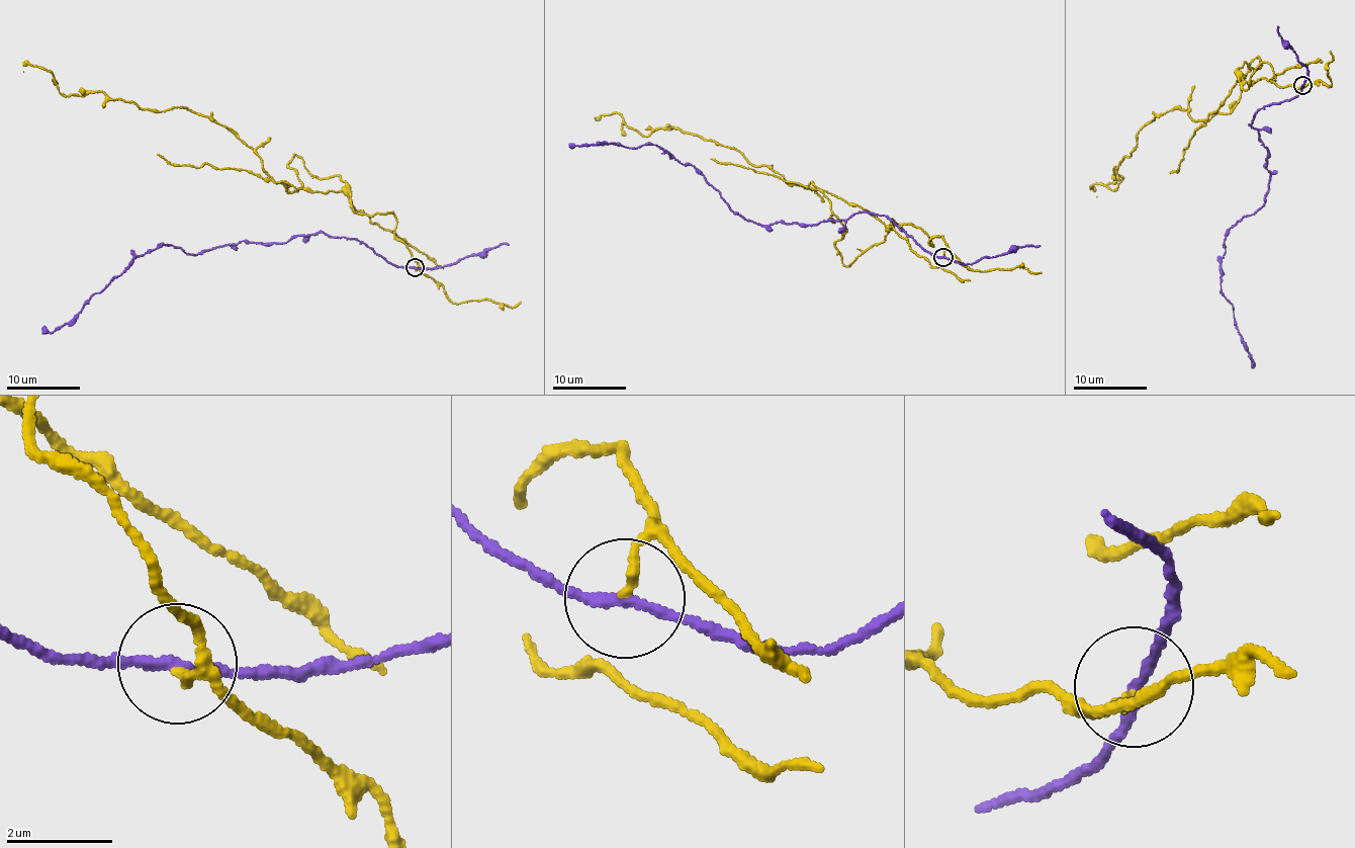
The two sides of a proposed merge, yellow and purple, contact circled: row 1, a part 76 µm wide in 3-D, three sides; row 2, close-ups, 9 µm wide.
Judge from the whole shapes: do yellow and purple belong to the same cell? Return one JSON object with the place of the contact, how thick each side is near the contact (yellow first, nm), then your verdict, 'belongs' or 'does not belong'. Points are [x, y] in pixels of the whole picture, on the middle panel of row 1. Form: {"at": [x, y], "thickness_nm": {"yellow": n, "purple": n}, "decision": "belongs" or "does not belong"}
{"at": [942, 257], "thickness_nm": {"yellow": 170, "purple": 180}, "decision": "does not belong"}

